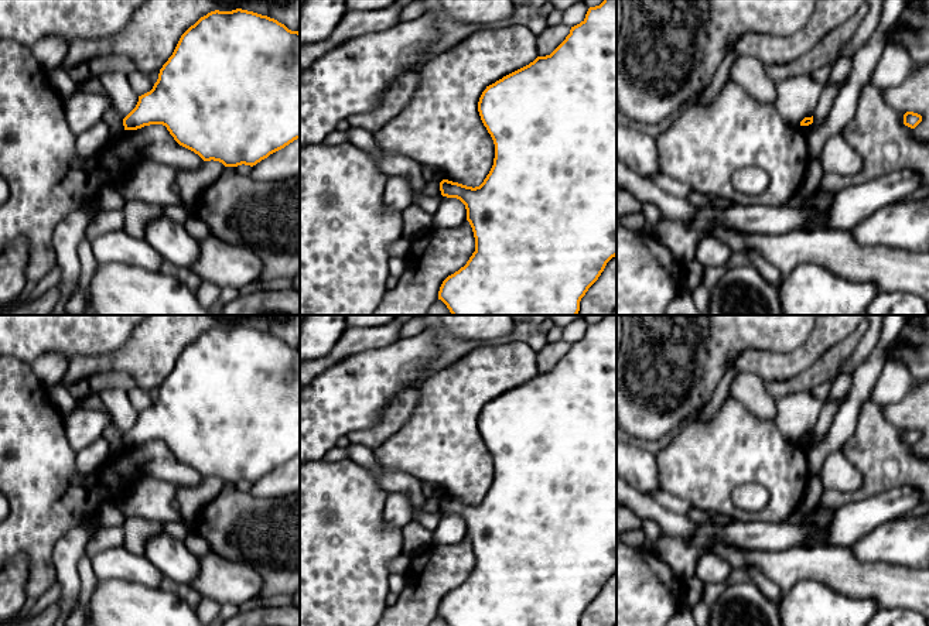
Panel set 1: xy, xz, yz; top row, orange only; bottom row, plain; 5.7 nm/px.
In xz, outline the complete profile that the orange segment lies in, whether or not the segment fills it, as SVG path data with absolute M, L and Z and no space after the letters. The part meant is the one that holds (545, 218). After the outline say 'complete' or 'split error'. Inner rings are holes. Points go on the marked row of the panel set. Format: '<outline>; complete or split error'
M604 0L600 6L590 7L585 18L571 27L570 34L550 55L537 57L529 65L486 86L479 98L478 112L495 144L493 165L475 188L448 179L440 182L443 196L457 198L465 205L475 252L464 267L443 281L438 300L452 315L577 315L581 298L607 263L617 256L617 0Z; complete

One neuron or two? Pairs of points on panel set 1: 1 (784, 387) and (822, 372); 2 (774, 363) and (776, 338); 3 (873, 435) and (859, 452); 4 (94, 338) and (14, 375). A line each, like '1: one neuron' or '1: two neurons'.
1: one neuron
2: two neurons
3: one neuron
4: two neurons

